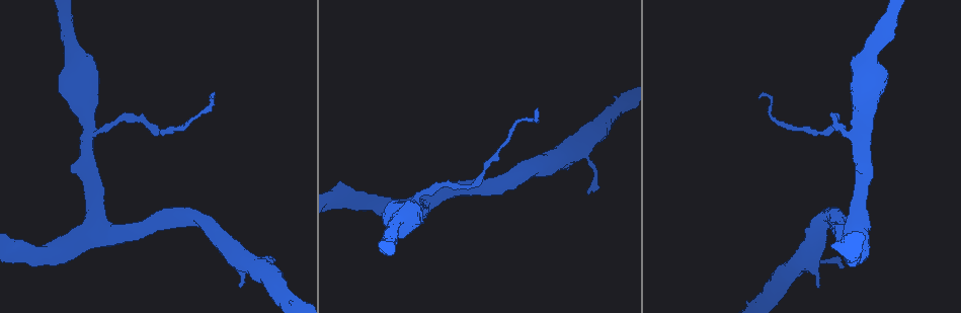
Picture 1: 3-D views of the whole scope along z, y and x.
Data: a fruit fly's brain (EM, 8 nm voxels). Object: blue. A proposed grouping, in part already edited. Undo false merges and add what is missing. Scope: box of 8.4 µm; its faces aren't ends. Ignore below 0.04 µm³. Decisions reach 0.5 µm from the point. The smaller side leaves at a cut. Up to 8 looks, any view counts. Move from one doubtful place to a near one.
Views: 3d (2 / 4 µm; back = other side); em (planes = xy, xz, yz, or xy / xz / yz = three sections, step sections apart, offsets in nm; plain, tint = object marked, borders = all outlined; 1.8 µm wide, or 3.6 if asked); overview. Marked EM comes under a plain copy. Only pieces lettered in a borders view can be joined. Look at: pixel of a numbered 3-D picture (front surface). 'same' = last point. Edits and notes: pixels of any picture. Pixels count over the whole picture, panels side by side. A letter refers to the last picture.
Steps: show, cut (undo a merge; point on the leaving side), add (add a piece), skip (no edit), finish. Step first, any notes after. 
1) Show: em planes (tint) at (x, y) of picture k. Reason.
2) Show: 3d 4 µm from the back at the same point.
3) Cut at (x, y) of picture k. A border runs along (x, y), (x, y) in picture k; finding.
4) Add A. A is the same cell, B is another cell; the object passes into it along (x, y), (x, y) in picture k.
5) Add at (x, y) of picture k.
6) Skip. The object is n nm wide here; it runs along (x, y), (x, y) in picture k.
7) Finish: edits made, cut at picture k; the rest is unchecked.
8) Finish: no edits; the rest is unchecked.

Show: em planes (tint) at (87, 122) of picture 1. Abrupt turn.

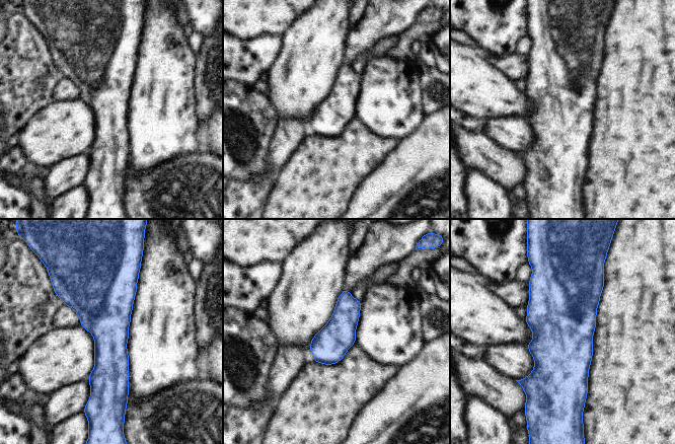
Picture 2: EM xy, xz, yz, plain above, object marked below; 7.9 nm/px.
Show: em planes (borders) at the same point. See the neighbours.

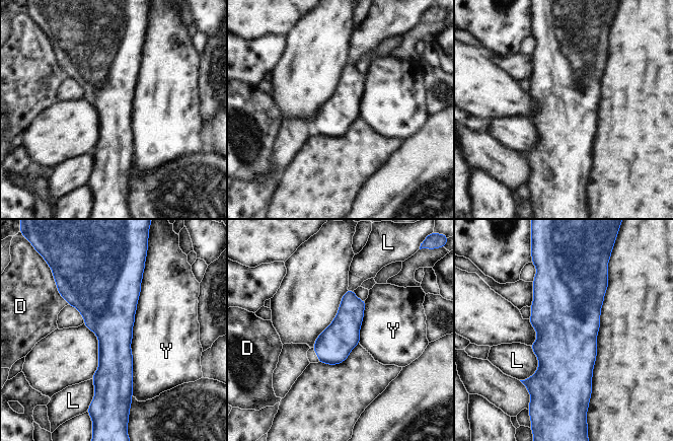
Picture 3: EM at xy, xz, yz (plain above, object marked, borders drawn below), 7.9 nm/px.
Skip. D, L and Y are other cells; a border runs along (145, 270), (131, 344), (132, 395) in picture 3; all the same neuron.

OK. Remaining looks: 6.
Show: em planes (borders) at (97, 227) of picture 1. A fork.

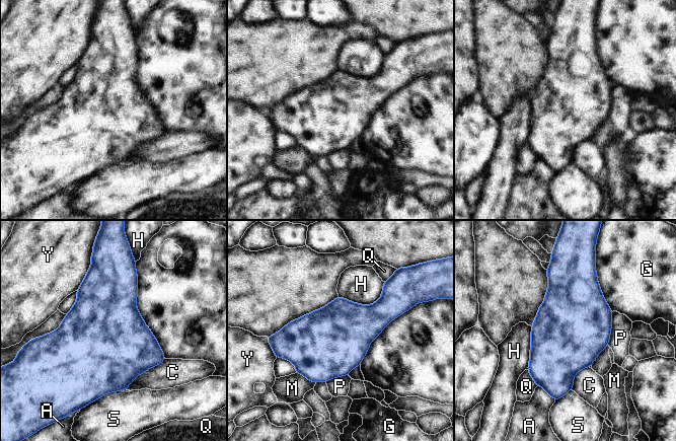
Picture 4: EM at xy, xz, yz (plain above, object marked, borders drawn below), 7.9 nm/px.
Skip. A, C, G, H, M, P, Q, S and Y are other cells; a border runs along (384, 282), (369, 304), (339, 296) in picture 4; continuous, no second neuron.

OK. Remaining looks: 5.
Show: em 3.6 µm xz step 4 (borders) at (758, 97) of picture 1. An open end.

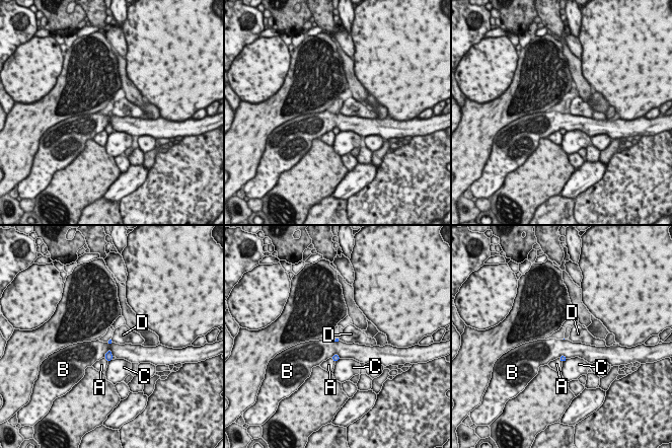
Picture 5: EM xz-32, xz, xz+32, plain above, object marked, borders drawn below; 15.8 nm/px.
Show: em 3.6 µm planes (borders) at the same point.

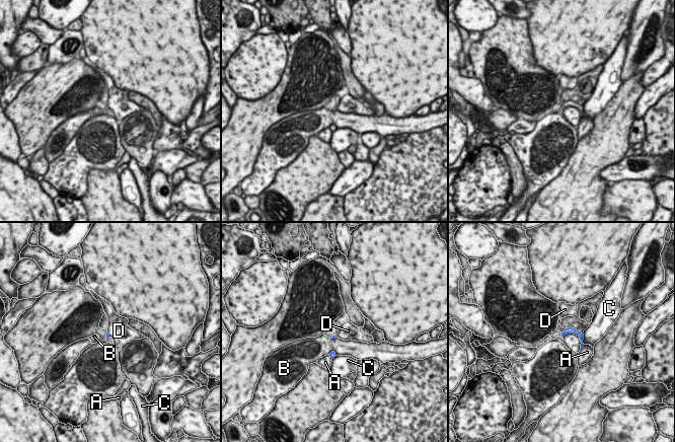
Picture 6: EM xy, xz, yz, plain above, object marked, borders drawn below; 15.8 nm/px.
Skip. A, B, C and D are other cells; no lettered piece goes on from it.

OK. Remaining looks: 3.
Finish: no edits; the rest is unchecked.

